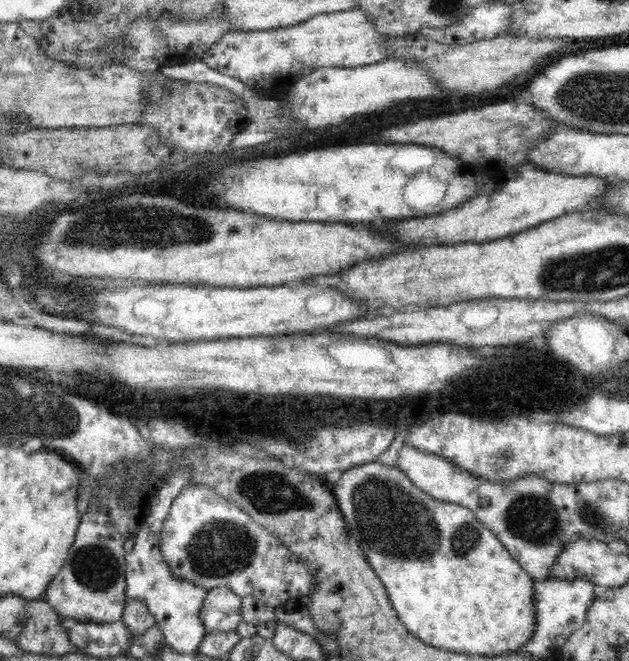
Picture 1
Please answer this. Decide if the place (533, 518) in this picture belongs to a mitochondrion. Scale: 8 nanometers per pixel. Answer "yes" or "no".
yes

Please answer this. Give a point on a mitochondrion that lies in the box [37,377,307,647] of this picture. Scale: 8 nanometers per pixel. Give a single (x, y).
(221, 548)

